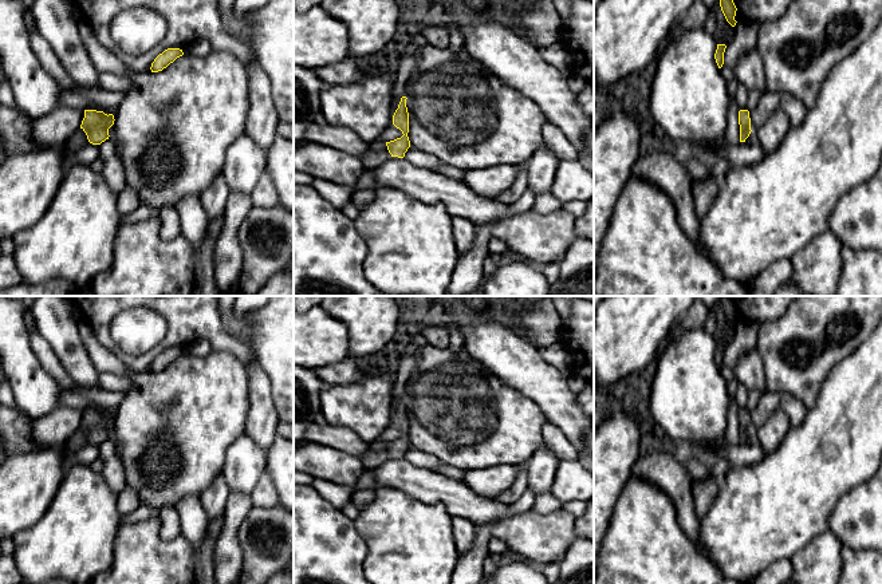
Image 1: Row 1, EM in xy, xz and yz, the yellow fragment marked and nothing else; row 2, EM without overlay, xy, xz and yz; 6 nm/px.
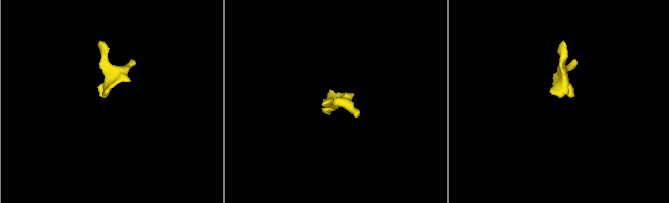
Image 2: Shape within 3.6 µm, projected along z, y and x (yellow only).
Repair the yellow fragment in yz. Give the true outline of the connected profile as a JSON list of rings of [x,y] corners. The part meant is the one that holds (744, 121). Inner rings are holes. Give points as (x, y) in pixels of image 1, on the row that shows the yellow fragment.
[[[748,110],[739,111],[739,125],[740,125],[740,142],[748,143],[759,142],[756,134],[751,130],[751,118]]]

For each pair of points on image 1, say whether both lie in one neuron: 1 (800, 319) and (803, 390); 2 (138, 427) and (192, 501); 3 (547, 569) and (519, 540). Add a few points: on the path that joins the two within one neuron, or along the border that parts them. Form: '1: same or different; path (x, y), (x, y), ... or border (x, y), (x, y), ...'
1: same; path (812, 336), (816, 356), (803, 373)
2: different; border (199, 494), (186, 494), (174, 506)
3: different; border (558, 561), (543, 564), (539, 568)

